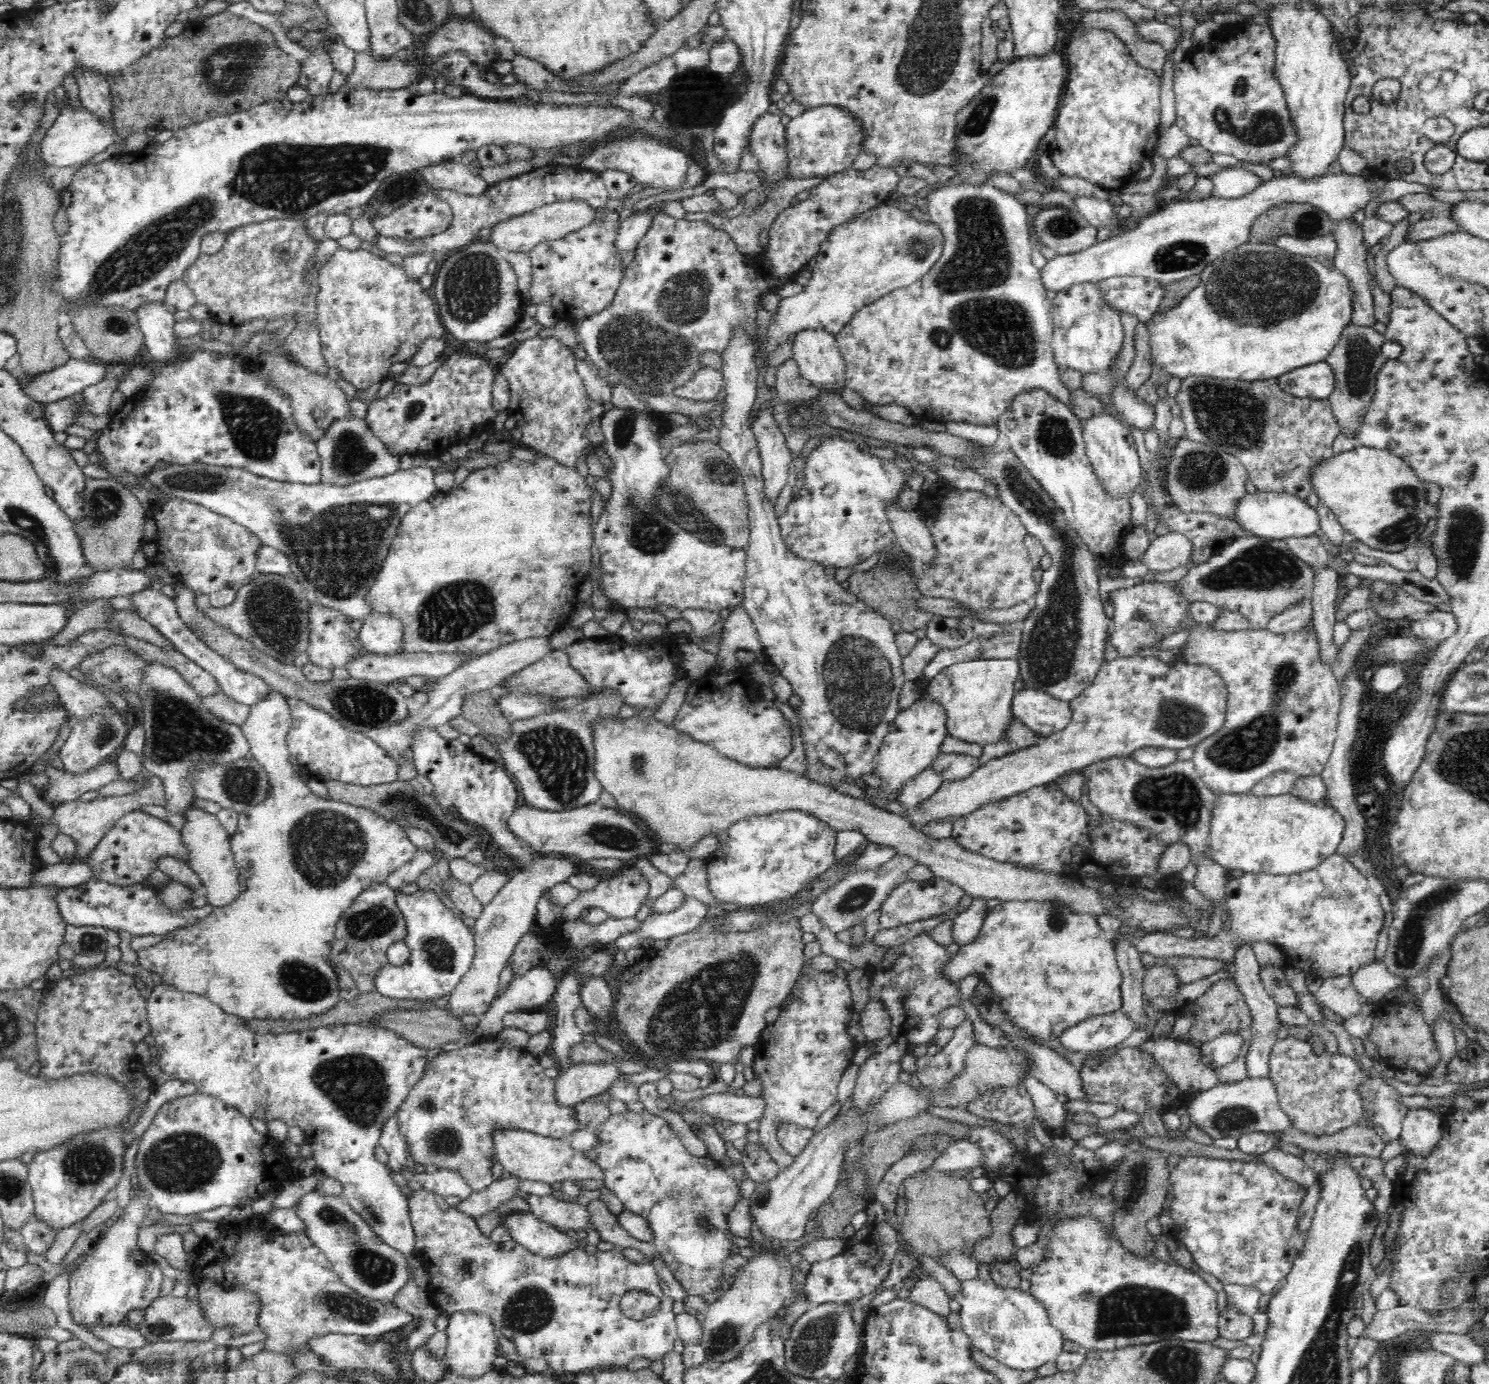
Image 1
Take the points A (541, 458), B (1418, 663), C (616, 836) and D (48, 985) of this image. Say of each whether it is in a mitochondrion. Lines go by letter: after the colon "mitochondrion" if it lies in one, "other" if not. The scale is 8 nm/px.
A: other
B: other
C: mitochondrion
D: other

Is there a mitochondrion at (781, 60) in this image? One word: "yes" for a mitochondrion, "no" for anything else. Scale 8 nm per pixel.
no

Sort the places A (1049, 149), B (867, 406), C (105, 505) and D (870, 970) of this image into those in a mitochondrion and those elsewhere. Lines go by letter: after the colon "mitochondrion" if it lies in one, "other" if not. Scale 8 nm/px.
A: other
B: other
C: mitochondrion
D: other

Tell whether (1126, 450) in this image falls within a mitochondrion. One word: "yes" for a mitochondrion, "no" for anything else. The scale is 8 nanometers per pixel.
no

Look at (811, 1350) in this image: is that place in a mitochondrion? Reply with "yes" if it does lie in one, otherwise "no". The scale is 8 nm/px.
yes

